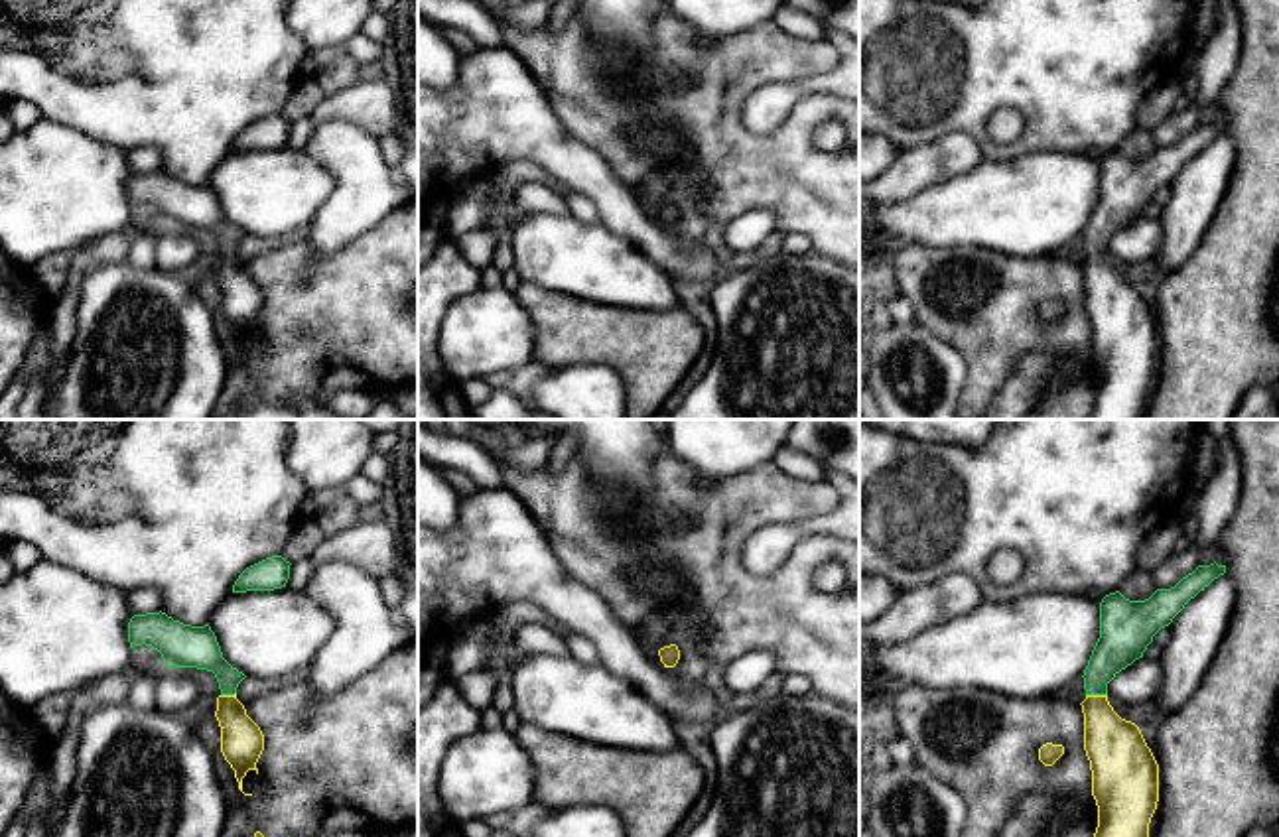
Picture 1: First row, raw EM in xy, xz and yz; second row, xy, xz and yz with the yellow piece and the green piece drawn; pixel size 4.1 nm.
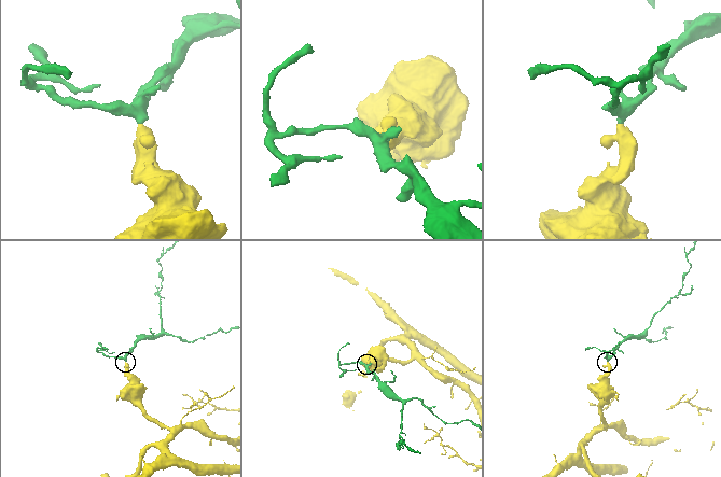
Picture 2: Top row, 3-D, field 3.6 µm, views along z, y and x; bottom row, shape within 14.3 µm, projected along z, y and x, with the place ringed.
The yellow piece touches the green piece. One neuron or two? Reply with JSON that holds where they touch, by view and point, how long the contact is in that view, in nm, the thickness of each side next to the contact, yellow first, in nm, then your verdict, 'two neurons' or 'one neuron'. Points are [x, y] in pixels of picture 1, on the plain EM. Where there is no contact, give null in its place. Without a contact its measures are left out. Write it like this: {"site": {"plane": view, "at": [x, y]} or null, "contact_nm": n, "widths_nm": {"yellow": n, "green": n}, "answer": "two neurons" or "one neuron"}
{"site": {"plane": "yz", "at": [1096, 255]}, "contact_nm": 90, "widths_nm": {"yellow": 240, "green": 190}, "answer": "one neuron"}

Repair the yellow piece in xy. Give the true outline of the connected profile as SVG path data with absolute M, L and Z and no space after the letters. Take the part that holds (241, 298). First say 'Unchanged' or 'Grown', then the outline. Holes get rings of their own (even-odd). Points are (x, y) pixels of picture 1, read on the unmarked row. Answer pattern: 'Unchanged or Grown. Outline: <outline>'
Grown. Outline: M162 169L134 173L128 181L128 201L130 207L152 205L169 226L197 226L215 232L221 248L215 270L221 286L221 311L242 351L246 331L258 333L256 321L264 309L264 293L236 258L236 246L246 234L223 217L211 185L183 183Z

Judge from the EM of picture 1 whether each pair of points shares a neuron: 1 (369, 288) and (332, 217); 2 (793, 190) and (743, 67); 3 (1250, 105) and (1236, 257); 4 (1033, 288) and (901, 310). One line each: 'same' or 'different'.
1: different
2: same
3: same
4: different

